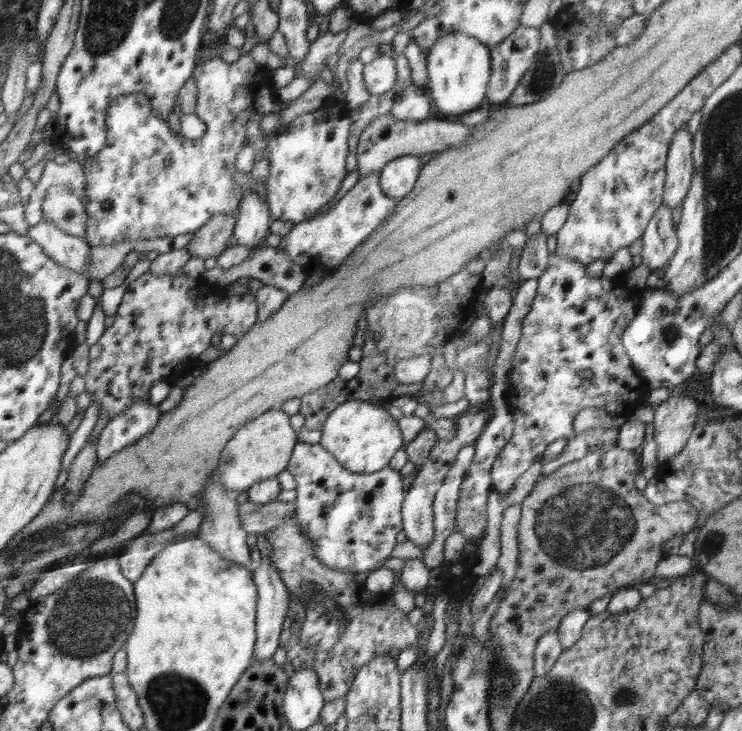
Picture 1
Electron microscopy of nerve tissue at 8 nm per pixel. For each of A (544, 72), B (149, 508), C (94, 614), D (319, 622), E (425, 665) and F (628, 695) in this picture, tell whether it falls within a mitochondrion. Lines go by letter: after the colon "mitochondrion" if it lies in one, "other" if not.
A: mitochondrion
B: other
C: mitochondrion
D: mitochondrion
E: other
F: mitochondrion

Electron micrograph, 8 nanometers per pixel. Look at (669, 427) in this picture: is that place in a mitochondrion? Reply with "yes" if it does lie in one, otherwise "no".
no

